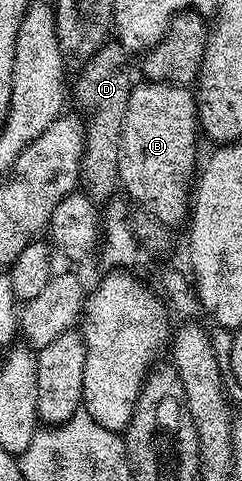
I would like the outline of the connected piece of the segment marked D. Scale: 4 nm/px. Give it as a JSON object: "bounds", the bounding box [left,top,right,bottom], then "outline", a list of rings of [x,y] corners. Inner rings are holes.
{"bounds":[75,41,141,204],"outline":[[[108,41],[92,58],[82,63],[80,70],[83,71],[75,78],[75,102],[85,115],[79,186],[88,199],[91,197],[100,204],[106,204],[116,197],[121,186],[121,124],[125,124],[125,108],[129,108],[129,96],[141,78],[140,71],[136,67],[134,70],[127,58],[130,58],[128,51],[124,50],[118,41]]]}

